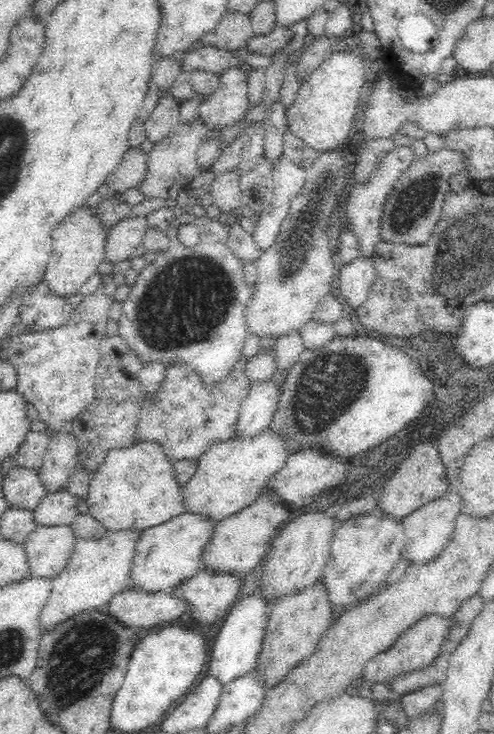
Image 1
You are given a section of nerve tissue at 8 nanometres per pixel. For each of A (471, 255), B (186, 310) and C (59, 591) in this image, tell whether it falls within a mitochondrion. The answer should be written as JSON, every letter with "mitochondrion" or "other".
{"A":"mitochondrion","B":"mitochondrion","C":"other"}

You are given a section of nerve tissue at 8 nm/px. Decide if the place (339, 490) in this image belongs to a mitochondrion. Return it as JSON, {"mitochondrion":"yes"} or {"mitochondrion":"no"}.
{"mitochondrion":"no"}

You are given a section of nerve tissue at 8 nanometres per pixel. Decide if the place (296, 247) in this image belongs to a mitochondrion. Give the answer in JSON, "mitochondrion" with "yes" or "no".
{"mitochondrion":"yes"}

